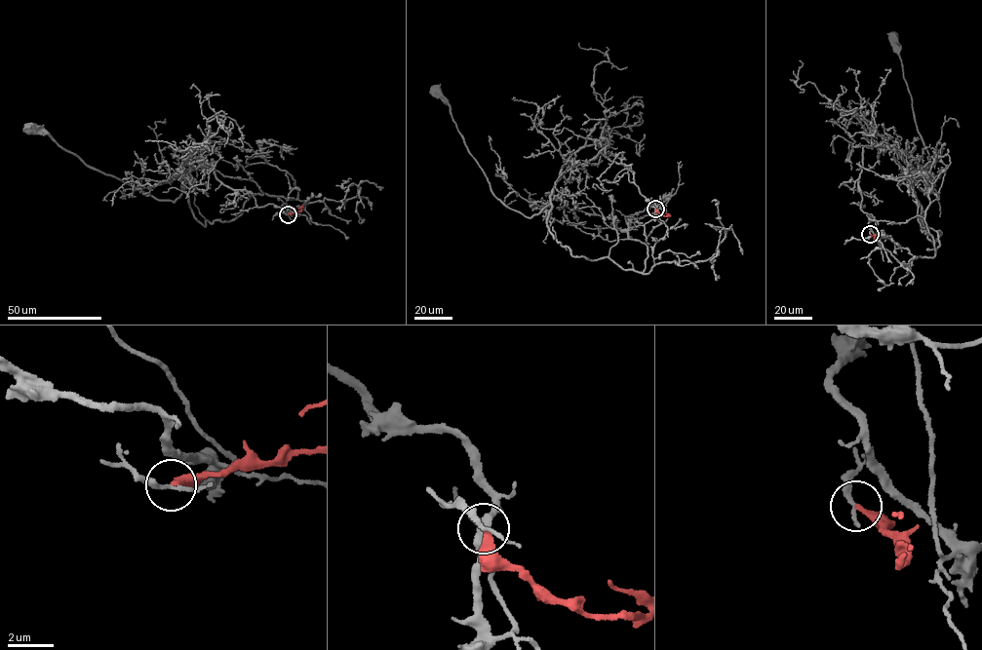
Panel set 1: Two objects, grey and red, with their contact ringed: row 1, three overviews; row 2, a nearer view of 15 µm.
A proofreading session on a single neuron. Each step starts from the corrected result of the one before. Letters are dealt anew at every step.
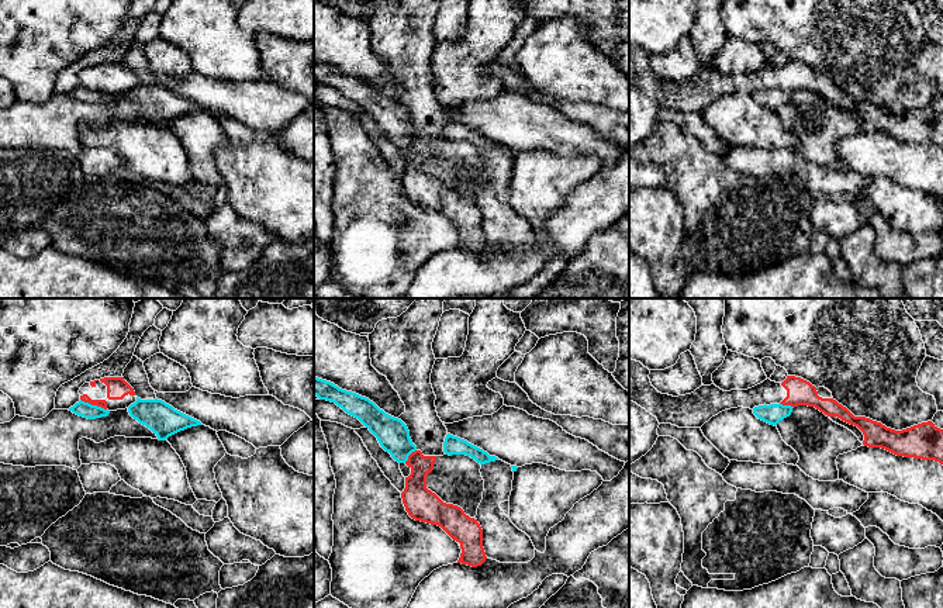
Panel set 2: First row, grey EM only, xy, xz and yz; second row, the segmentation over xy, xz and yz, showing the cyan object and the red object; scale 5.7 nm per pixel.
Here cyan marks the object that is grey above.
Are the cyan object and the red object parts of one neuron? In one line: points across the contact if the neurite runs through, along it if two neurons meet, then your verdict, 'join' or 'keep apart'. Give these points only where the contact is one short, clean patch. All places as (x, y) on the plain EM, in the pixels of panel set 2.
along xy (80, 83), (106, 94) | keep apart

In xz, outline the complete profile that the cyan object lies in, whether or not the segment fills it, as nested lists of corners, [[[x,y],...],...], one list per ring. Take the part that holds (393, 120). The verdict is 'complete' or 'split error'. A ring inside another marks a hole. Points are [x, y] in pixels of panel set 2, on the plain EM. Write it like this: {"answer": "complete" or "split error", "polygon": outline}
{"answer": "complete", "polygon": [[[314,62],[314,80],[335,87],[346,99],[357,103],[395,146],[405,148],[408,141],[417,135],[407,110],[401,104],[386,99],[369,83],[342,75],[318,62]]]}

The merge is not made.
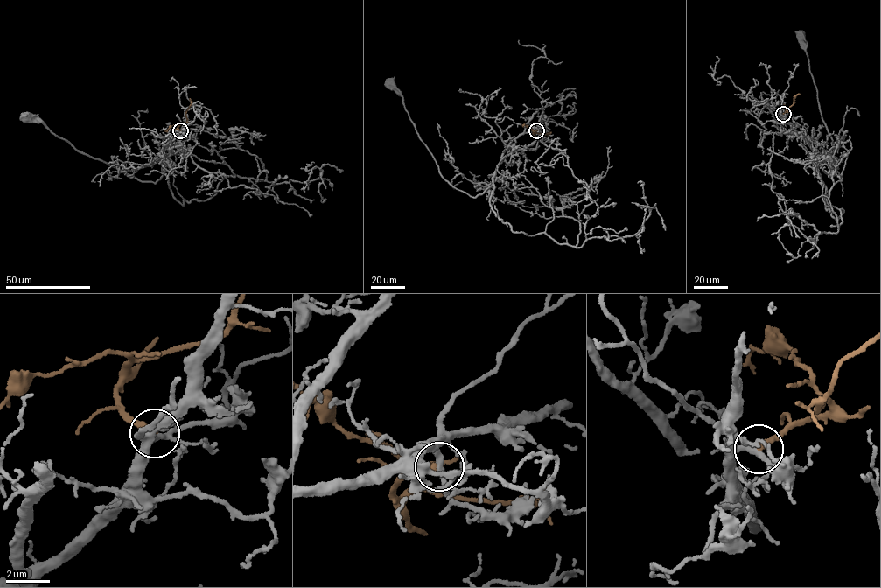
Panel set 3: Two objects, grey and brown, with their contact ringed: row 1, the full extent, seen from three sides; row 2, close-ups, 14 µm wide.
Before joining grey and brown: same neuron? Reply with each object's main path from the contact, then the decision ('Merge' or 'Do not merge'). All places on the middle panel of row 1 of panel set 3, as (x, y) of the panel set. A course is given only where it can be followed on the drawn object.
Course of grey: (536, 130), (514, 137), (503, 151), (492, 185), (481, 194), (471, 197), (443, 178), (402, 95), (389, 82). Course of brown: (536, 130), (533, 133), (549, 133), (548, 135). Do not merge

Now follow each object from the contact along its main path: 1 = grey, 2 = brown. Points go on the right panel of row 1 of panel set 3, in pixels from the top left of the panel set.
1: (783, 114), (781, 116), (793, 125), (812, 150), (815, 160), (830, 176), (834, 144), (820, 109), (800, 35)
2: (783, 114), (788, 111), (794, 96), (800, 94)

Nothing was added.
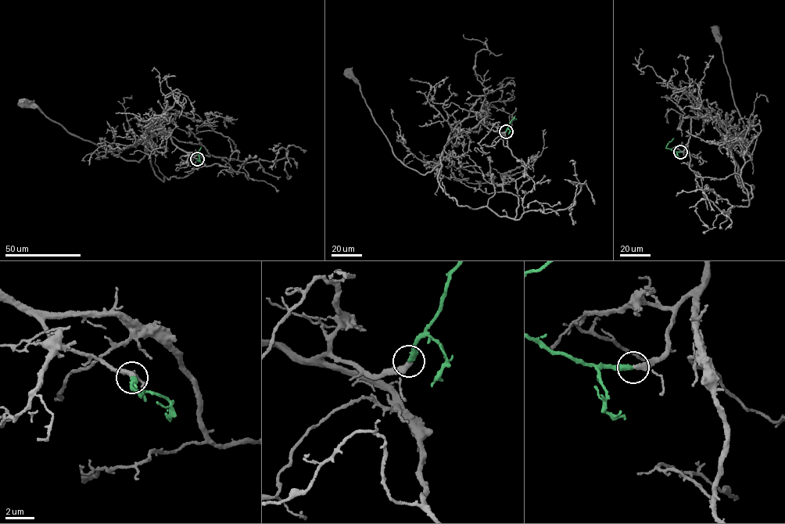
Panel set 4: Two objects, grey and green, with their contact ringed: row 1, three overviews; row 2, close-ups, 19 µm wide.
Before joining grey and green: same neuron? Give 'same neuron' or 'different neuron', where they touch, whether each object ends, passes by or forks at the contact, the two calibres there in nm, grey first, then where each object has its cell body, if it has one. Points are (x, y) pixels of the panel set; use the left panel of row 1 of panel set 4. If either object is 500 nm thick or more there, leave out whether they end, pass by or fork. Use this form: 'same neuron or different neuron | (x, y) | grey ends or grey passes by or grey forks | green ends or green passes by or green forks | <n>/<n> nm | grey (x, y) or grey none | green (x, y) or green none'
same neuron | (197, 159) | grey passes by | green ends | 280/380 nm | grey (22, 102) | green none

